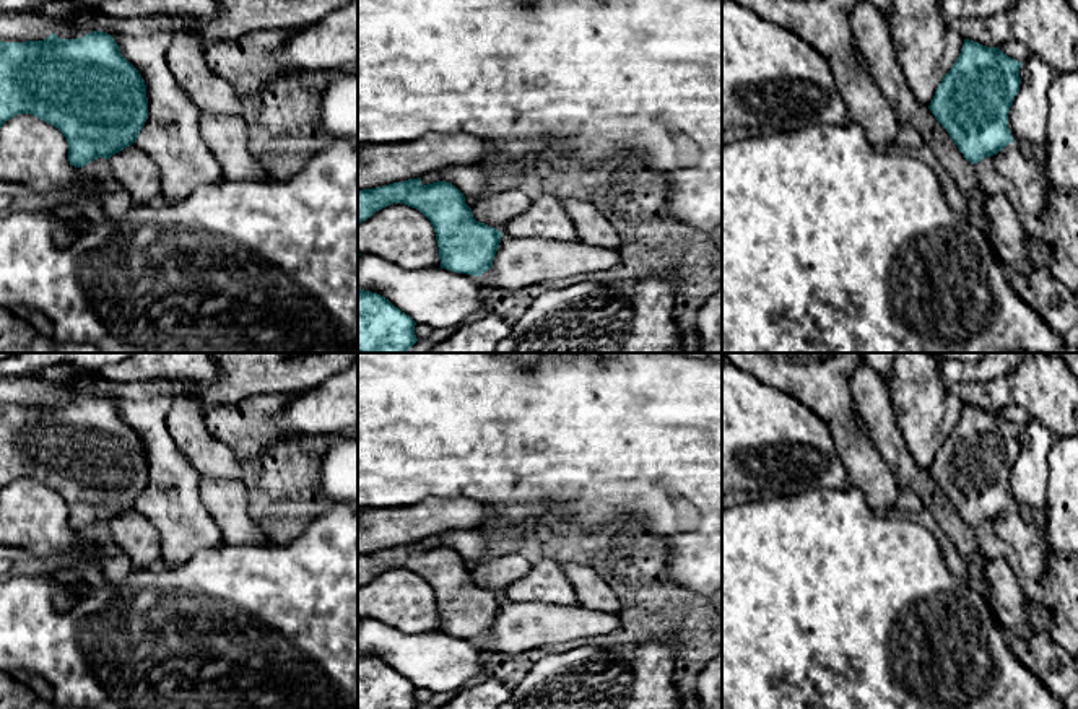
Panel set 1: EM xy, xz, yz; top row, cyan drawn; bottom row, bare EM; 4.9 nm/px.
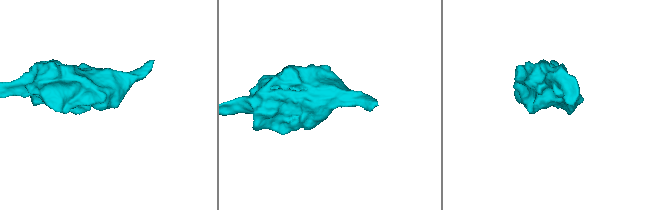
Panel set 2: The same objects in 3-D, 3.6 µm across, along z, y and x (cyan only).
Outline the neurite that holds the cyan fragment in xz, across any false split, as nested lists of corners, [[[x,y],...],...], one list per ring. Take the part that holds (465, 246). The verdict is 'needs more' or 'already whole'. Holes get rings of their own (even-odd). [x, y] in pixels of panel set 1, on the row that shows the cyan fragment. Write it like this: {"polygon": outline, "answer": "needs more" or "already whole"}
{"polygon": [[[418,177],[358,190],[358,226],[392,203],[416,208],[431,221],[441,268],[475,276],[491,268],[502,233],[476,221],[463,194],[450,182],[424,185]]], "answer": "already whole"}

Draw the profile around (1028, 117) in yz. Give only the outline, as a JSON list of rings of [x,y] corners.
[[[1031,55],[1024,65],[1029,78],[1021,81],[1008,112],[1008,128],[1013,140],[1024,140],[1029,146],[1045,145],[1049,124],[1049,88],[1055,70],[1041,57]]]

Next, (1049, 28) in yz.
[[[1019,0],[1011,10],[987,18],[953,18],[950,26],[963,37],[987,47],[1016,39],[1055,73],[1078,72],[1078,11],[1067,0]]]

